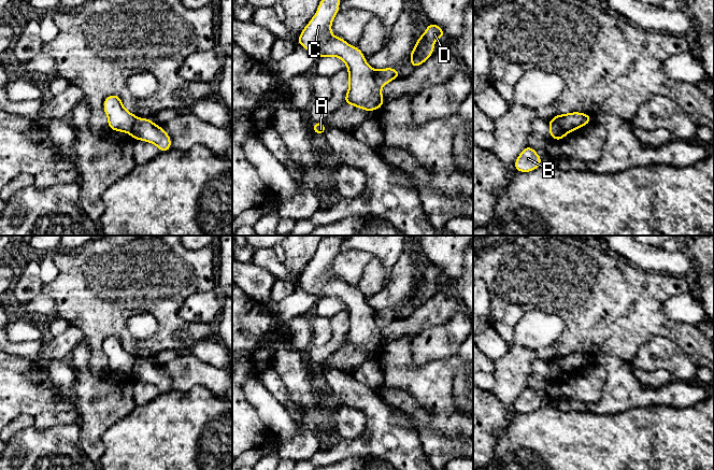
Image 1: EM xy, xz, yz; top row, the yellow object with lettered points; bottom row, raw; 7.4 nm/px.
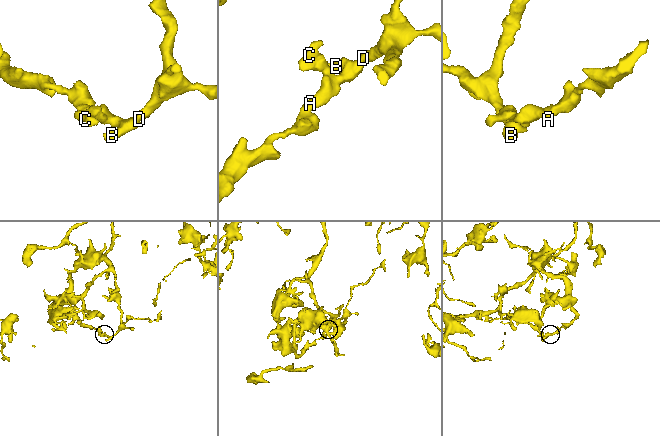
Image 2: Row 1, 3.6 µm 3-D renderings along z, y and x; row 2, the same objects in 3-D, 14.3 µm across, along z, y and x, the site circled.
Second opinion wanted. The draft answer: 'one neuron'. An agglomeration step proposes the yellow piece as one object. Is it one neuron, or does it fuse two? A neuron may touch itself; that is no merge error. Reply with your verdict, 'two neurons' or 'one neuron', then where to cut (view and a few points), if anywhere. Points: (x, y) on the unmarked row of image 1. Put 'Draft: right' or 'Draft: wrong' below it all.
two neurons; cut yz (548, 365), (557, 364), (566, 374)
Draft: wrong

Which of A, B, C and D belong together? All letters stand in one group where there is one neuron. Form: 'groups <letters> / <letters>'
groups A C / B D

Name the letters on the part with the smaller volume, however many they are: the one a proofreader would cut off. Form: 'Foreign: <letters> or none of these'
Foreign: B, D

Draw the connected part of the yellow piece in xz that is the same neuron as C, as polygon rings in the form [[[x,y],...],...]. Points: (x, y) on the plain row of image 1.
[[[327,236],[323,239],[316,255],[303,269],[296,284],[317,298],[335,297],[345,303],[349,326],[343,345],[348,344],[368,353],[379,351],[383,347],[384,339],[375,318],[376,311],[367,304],[357,287],[351,287],[331,273],[341,242],[342,238],[338,237]]]

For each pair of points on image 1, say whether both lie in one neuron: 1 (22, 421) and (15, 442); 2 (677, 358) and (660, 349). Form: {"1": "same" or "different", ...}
{"1": "different", "2": "same"}

